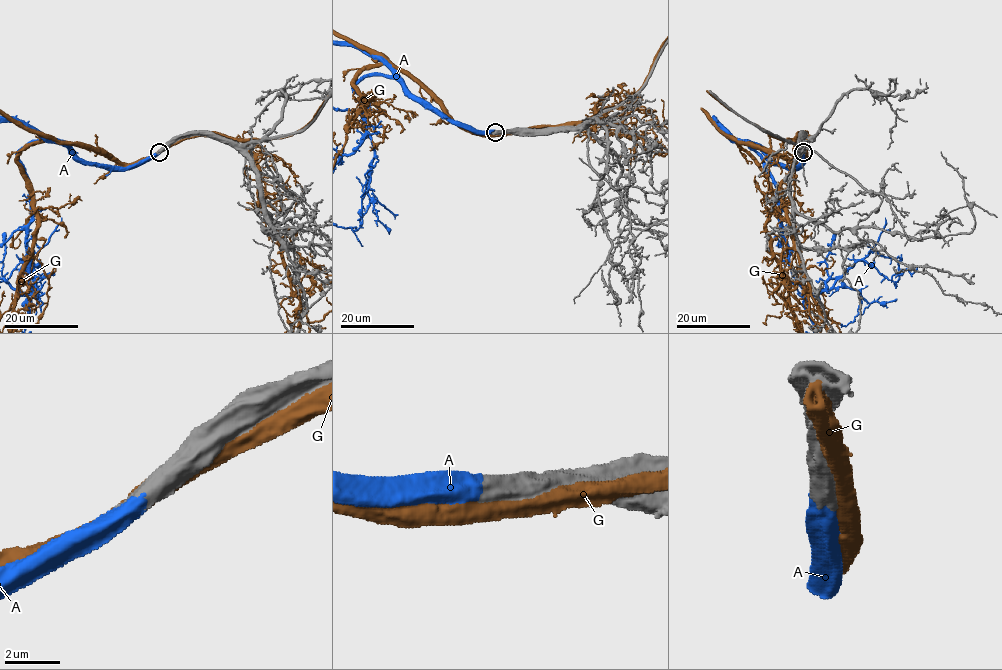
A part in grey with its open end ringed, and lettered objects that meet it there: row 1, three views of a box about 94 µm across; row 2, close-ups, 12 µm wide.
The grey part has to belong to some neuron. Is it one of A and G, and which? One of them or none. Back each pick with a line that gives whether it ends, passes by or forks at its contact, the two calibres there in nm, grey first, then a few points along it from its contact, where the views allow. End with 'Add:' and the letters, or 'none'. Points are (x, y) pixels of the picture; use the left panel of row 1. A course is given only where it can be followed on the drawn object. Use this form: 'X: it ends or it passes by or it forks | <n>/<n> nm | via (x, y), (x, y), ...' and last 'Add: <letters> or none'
A: it ends | 750/750 nm
Add: A

